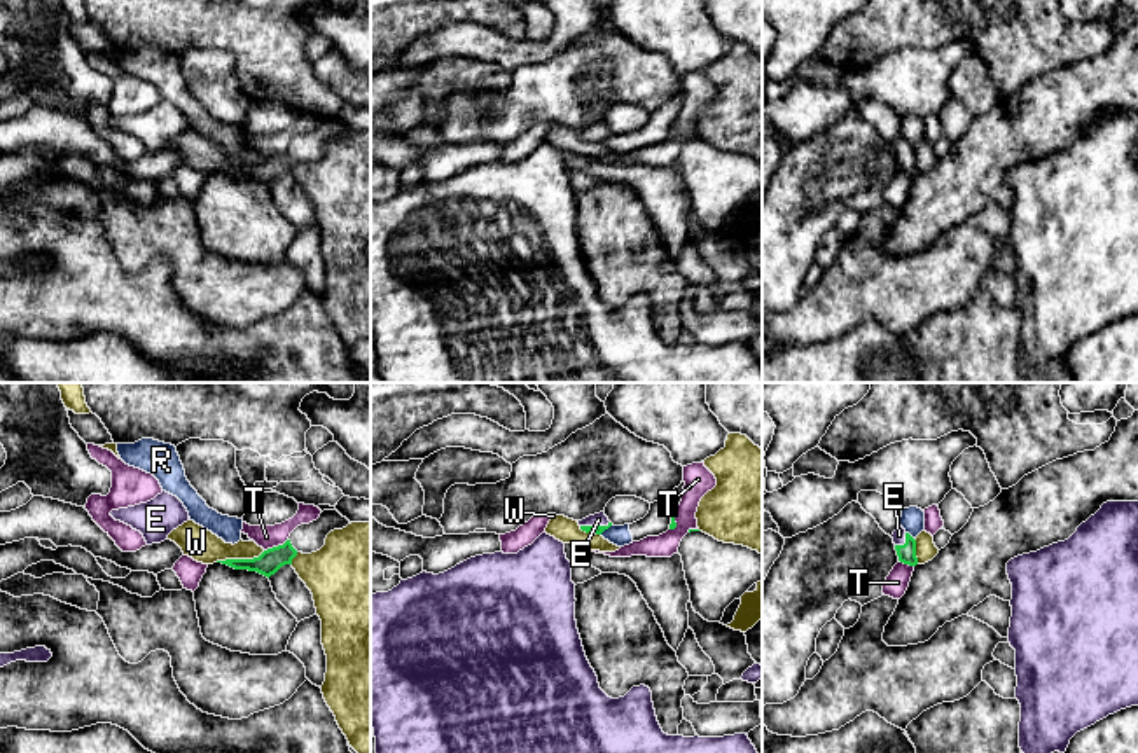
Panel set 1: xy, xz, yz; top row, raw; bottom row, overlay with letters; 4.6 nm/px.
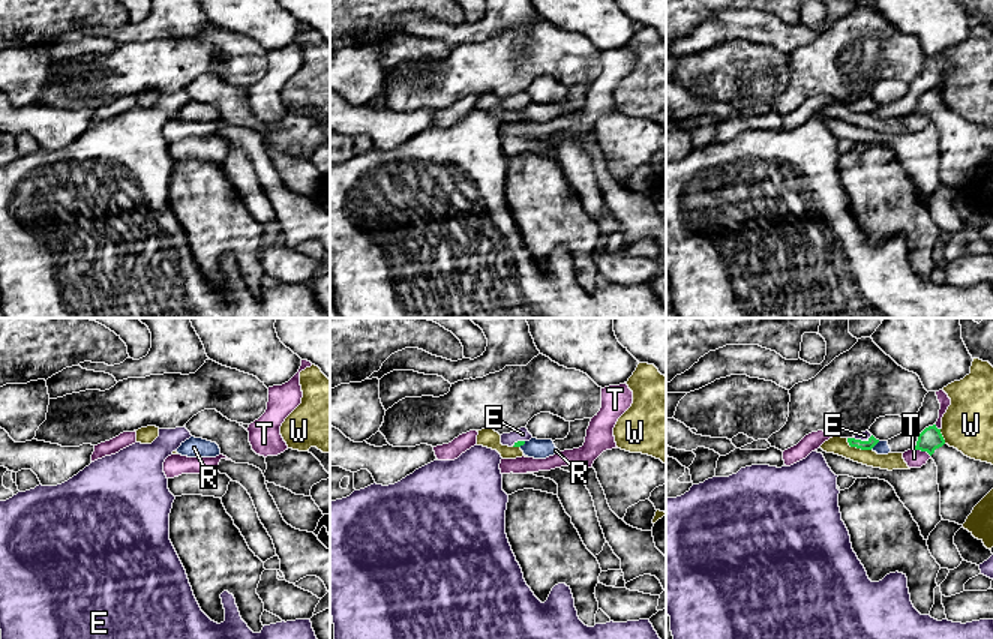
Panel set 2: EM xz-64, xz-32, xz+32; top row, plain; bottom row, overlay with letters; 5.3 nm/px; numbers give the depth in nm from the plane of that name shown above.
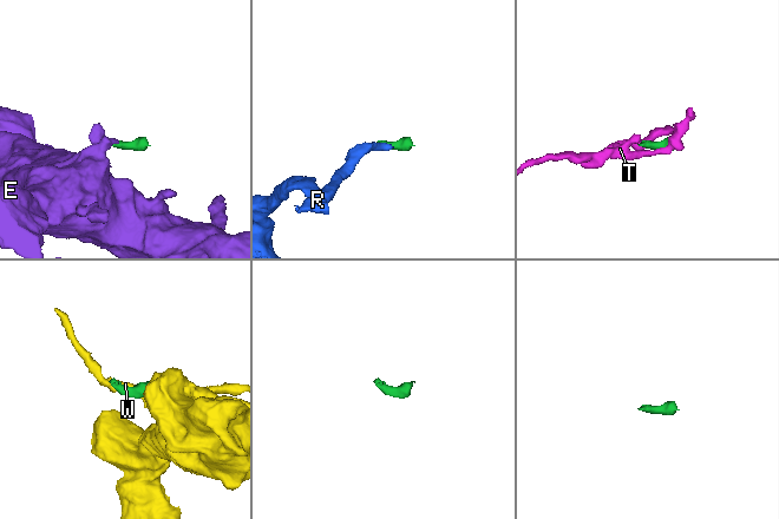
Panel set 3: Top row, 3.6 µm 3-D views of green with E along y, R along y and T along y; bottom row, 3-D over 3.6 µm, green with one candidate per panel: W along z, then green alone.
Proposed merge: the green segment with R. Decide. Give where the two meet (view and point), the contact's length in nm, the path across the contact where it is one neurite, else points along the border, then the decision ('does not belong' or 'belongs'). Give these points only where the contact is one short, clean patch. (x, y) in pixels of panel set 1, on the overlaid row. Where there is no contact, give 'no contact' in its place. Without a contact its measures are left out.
xz (605, 528) | 80 nm | along xz (612, 525), (600, 533) | does not belong

